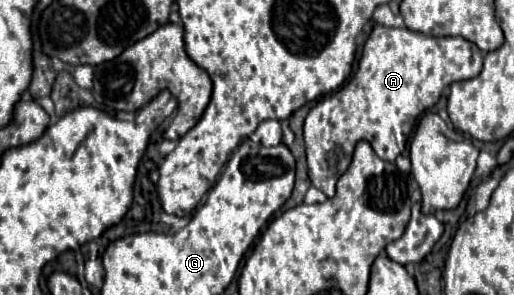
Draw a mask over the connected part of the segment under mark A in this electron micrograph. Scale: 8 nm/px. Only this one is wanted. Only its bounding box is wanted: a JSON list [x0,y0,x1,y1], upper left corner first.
[305,24,483,198]

